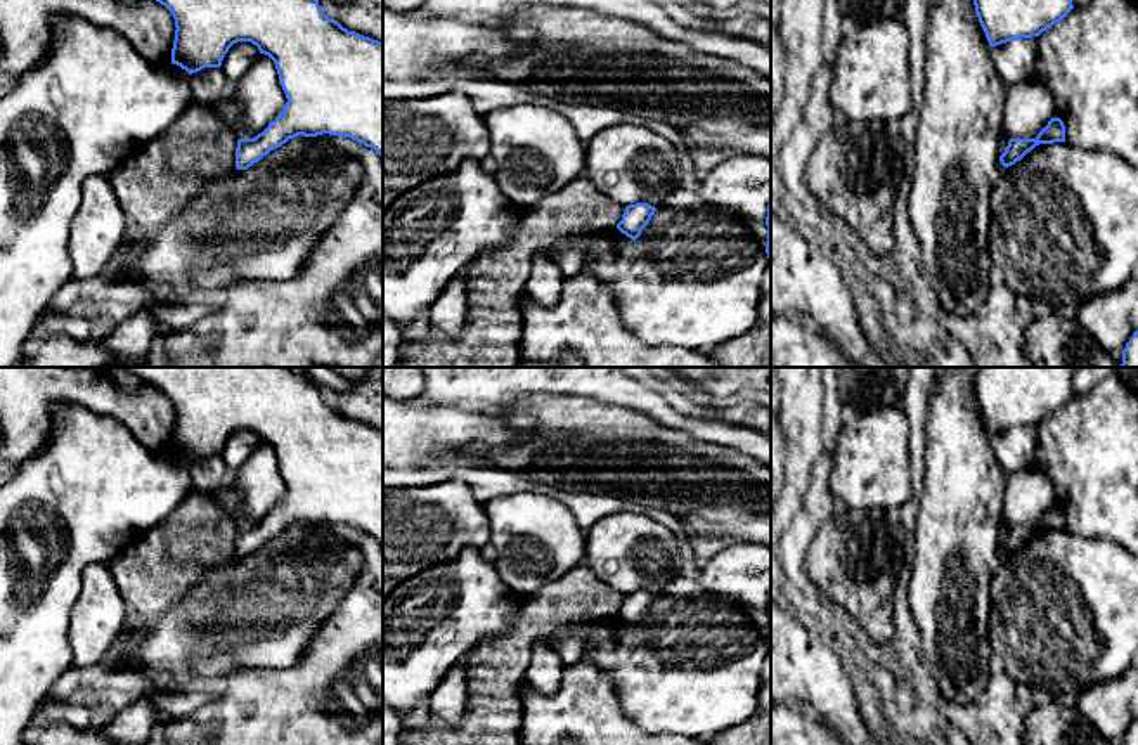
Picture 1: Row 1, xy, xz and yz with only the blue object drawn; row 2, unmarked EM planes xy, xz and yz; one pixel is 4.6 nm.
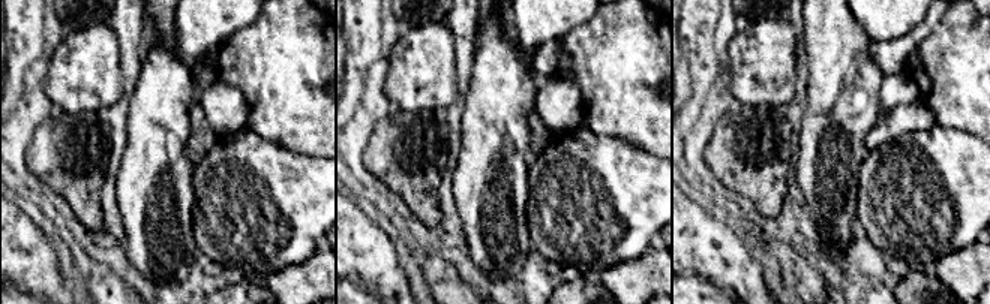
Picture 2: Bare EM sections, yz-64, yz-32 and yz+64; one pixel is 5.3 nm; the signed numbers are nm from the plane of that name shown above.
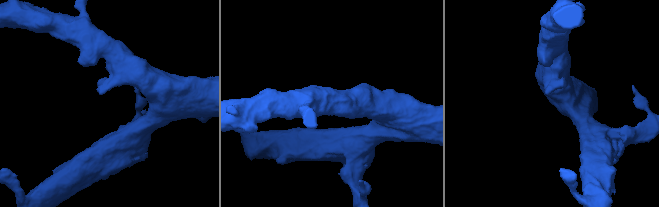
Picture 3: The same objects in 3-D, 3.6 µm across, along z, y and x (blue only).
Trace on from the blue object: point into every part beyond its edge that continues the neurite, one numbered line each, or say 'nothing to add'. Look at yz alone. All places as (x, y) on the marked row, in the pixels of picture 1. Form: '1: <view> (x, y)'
nothing to add

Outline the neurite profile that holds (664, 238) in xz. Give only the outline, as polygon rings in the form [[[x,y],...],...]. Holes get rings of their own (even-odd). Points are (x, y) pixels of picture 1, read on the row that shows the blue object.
[[[722,206],[656,208],[632,241],[617,225],[587,246],[584,270],[611,284],[622,322],[648,347],[708,352],[743,336],[759,319],[760,282],[769,258],[738,210]]]

